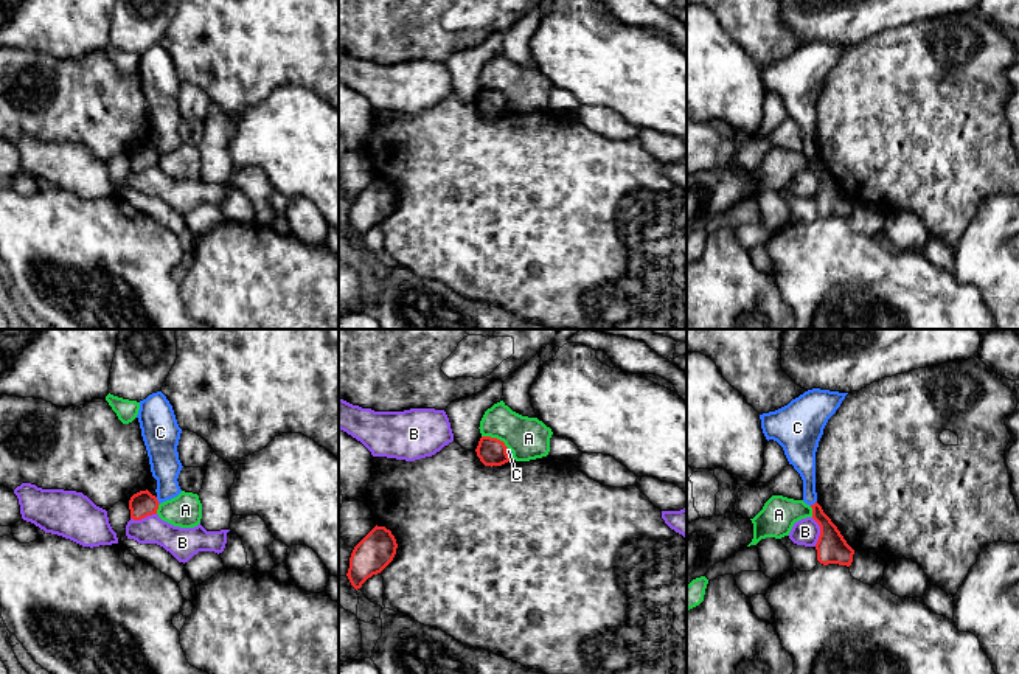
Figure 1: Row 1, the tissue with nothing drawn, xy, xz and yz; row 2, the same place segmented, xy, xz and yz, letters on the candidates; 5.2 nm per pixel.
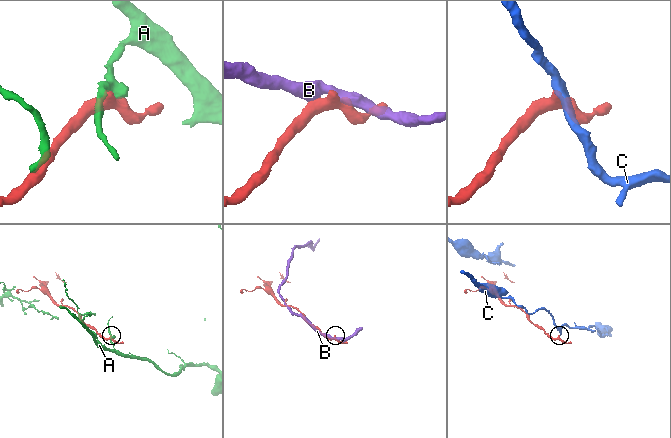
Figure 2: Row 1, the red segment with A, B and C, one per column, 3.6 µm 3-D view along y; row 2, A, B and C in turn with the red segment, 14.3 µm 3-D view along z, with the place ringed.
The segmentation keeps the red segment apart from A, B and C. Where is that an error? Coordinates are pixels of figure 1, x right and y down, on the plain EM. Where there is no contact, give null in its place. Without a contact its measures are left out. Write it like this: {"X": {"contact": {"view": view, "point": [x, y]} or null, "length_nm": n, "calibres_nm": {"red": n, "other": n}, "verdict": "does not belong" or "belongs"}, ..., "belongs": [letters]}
{"A": {"contact": {"view": "xz", "point": [496, 90]}, "length_nm": 160, "calibres_nm": {"red": 140, "other": 220}, "verdict": "does not belong"}, "B": {"contact": {"view": "yz", "point": [820, 184]}, "length_nm": 150, "calibres_nm": {"red": 160, "other": 140}, "verdict": "does not belong"}, "C": {"contact": {"view": "xy", "point": [157, 152]}, "length_nm": 40, "calibres_nm": {"red": 140, "other": 160}, "verdict": "does not belong"}, "belongs": []}

